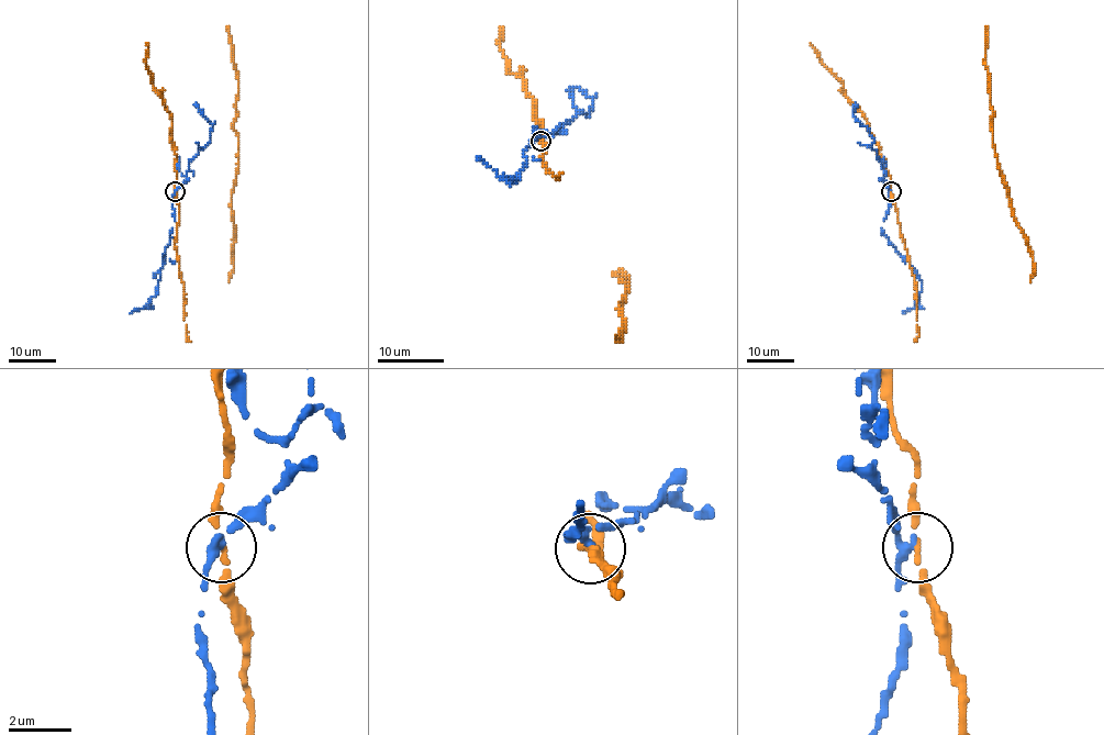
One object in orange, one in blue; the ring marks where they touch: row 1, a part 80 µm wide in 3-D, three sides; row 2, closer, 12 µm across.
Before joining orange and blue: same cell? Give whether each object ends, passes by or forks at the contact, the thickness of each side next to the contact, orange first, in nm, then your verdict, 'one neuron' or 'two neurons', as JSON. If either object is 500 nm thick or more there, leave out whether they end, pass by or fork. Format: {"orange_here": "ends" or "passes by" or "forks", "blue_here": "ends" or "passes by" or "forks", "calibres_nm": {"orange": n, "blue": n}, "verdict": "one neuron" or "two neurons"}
{"orange_here": "passes by", "blue_here": "passes by", "calibres_nm": {"orange": 170, "blue": 240}, "verdict": "two neurons"}

